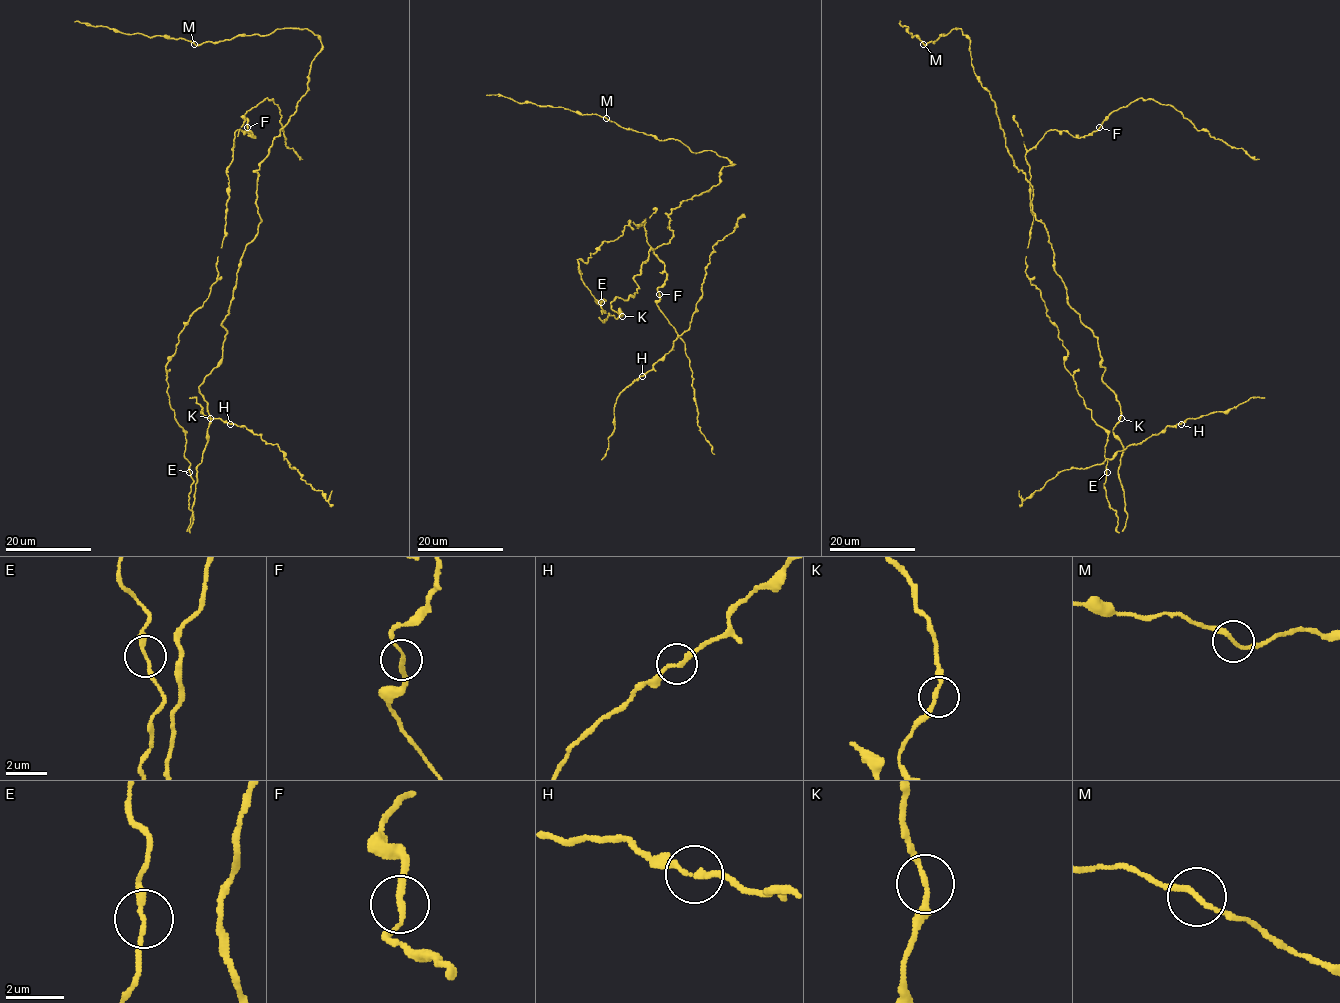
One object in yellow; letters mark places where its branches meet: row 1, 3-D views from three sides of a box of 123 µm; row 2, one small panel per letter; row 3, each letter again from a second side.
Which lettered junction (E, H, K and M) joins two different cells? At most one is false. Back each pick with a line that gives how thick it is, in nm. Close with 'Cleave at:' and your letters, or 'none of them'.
Cleave at: none of them

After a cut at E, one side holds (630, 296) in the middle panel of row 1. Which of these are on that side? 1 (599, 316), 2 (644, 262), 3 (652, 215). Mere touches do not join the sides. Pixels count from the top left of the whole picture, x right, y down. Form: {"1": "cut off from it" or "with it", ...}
{"1": "with it", "2": "with it", "3": "cut off from it"}

